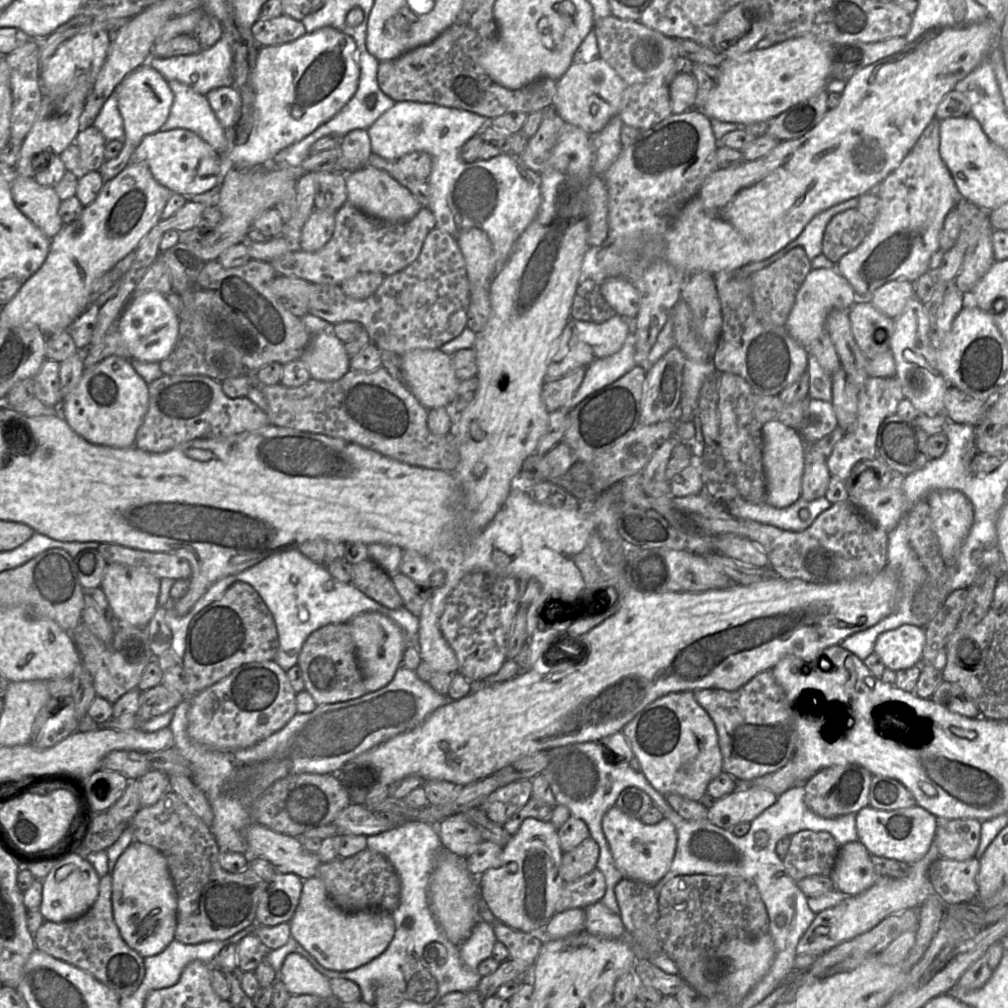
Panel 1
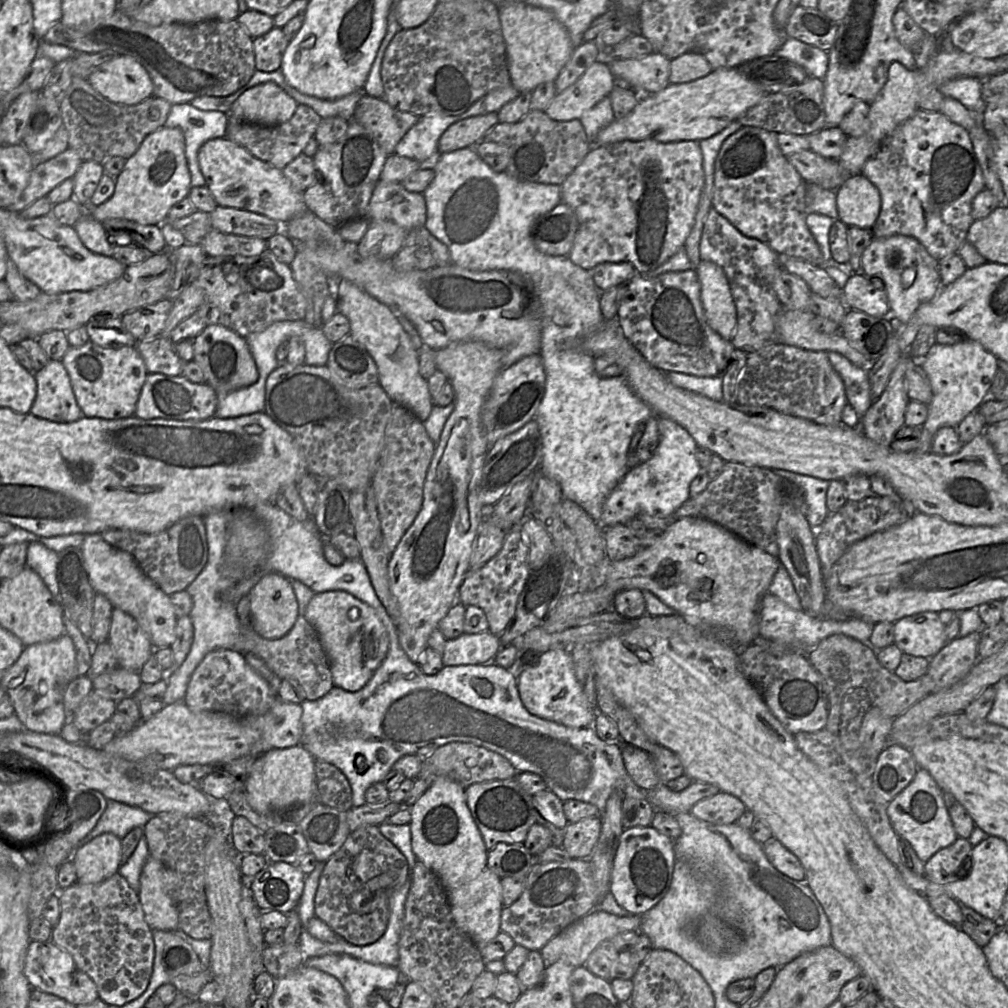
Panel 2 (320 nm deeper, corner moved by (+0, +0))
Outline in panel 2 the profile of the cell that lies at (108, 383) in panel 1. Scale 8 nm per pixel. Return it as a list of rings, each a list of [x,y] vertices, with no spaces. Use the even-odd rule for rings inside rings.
[[[90,340],[80,347],[69,347],[62,358],[83,416],[116,420],[134,415],[148,371],[135,346],[99,346]]]

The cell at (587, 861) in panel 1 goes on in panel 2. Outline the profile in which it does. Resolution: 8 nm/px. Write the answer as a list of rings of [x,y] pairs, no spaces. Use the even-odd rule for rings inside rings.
[[[586,818],[569,823],[565,830],[563,848],[572,859],[588,859],[601,834],[602,820]]]

